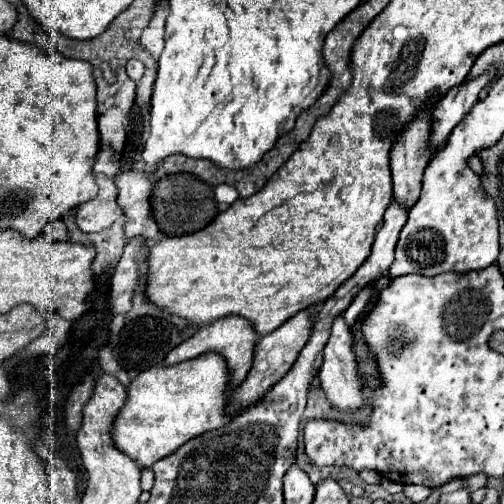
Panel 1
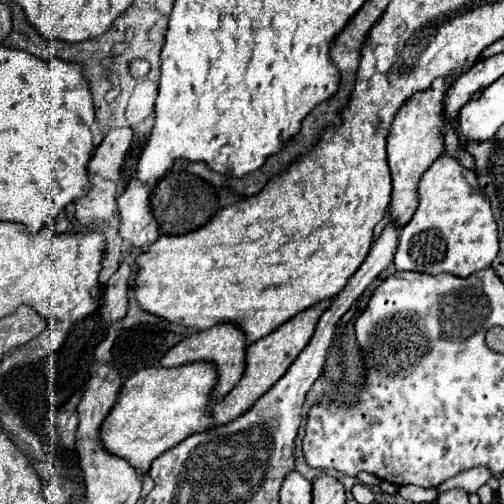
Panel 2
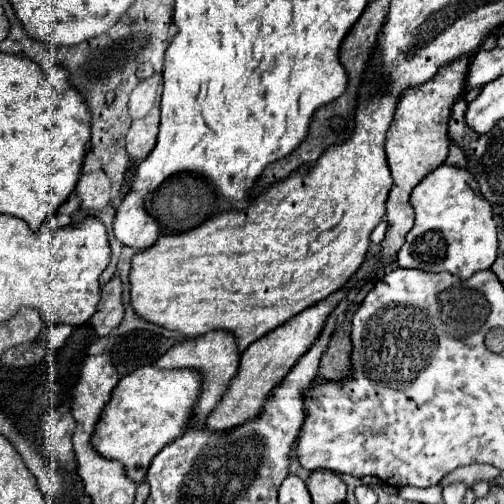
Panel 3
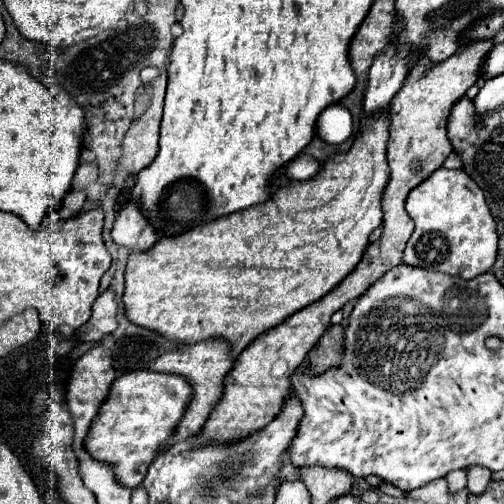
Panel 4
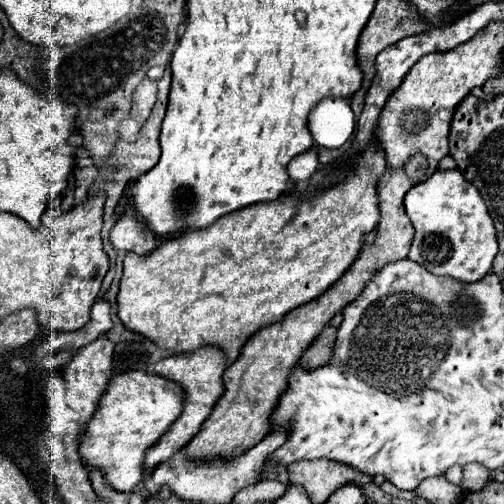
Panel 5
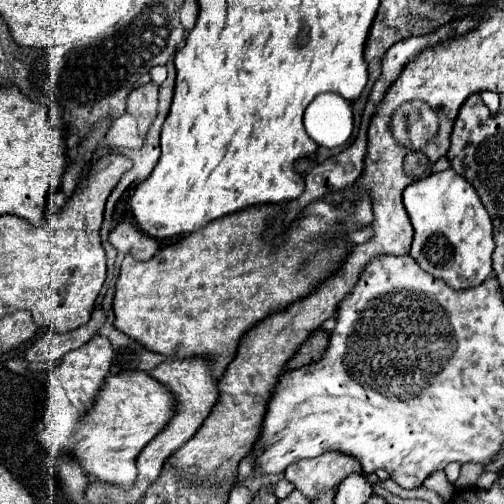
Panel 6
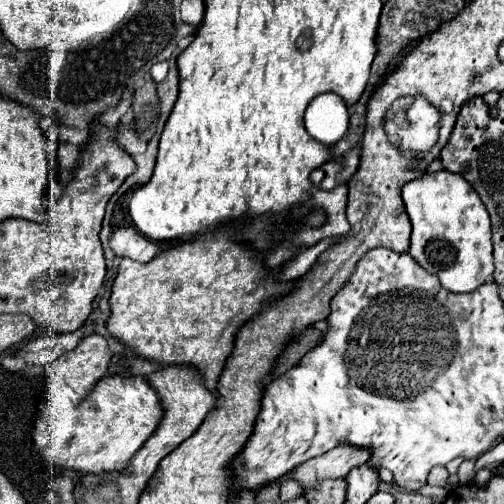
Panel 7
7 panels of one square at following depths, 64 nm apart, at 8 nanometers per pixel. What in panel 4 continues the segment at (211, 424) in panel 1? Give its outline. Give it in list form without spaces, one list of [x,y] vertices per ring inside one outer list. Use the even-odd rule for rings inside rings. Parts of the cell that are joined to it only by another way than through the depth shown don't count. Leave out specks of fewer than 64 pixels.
[[[134,370],[122,374],[112,382],[110,394],[102,402],[100,412],[92,420],[88,436],[84,438],[86,452],[114,468],[118,484],[136,488],[142,484],[148,466],[158,454],[162,440],[168,440],[188,406],[190,388],[180,376],[158,374],[152,370]]]

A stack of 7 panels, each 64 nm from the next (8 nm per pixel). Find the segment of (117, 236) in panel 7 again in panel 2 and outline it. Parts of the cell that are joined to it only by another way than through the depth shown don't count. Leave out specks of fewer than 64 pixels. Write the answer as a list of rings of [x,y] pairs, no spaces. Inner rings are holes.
[[[132,178],[124,194],[118,196],[118,216],[120,216],[120,238],[136,248],[146,248],[158,240],[158,222],[150,212],[146,184]]]

